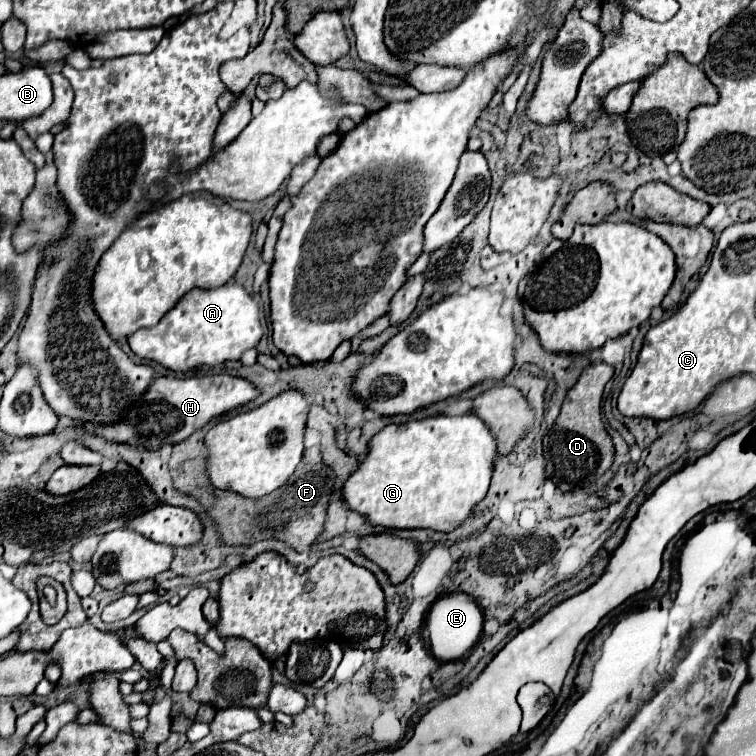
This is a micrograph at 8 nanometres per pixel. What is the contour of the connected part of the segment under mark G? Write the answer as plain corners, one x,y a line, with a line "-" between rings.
477,414
463,416
431,416
405,424
389,424
373,436
367,458
343,486
345,502
351,510
363,514
371,524
385,528
429,528
451,532
461,526
473,508
485,498
493,474
493,458
497,456
497,440
489,426

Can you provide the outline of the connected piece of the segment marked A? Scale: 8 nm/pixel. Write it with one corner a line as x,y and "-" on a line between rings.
223,284
215,290
203,290
195,288
187,292
153,328
141,328
135,334
127,338
133,354
139,358
155,360
161,366
173,370
173,372
189,372
197,366
217,366
223,364
225,360
239,360
241,354
249,348
255,348
263,336
263,326
261,326
261,308
259,302
239,284

